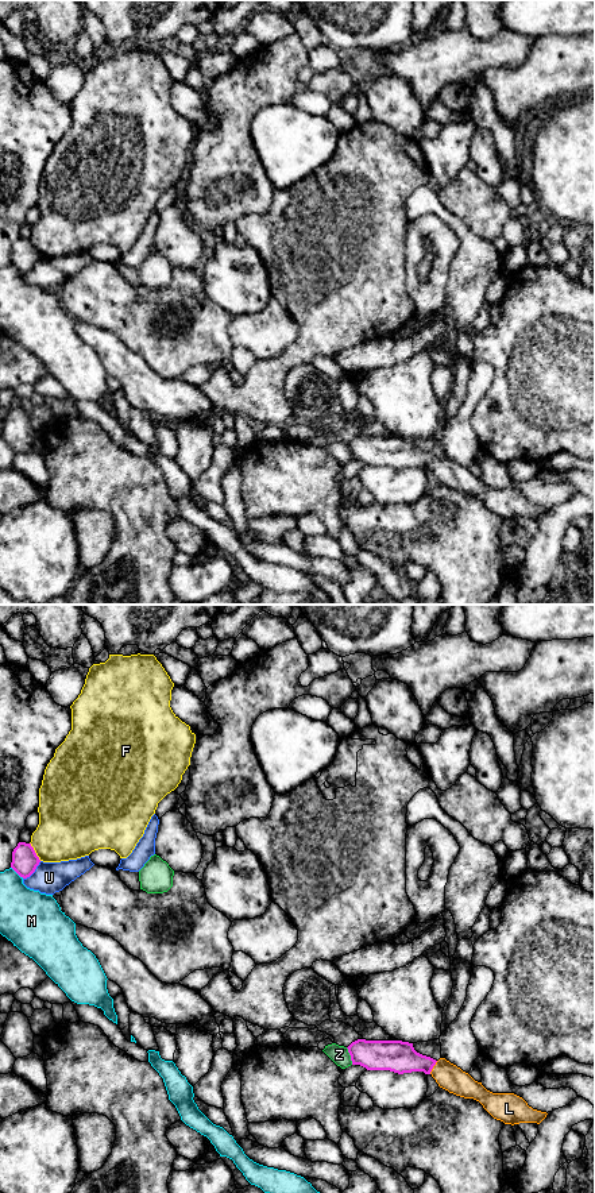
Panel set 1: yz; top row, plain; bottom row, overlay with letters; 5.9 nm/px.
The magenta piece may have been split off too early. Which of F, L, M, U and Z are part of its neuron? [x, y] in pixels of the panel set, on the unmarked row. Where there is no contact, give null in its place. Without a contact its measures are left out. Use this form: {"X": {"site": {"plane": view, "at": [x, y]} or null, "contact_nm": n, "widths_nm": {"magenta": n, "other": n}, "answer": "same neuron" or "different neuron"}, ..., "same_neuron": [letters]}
{"F": {"site": {"plane": "yz", "at": [34, 247]}, "contact_nm": 130, "widths_nm": {"magenta": 160, "other": 360}, "answer": "different neuron"}, "L": {"site": {"plane": "yz", "at": [432, 463]}, "contact_nm": 90, "widths_nm": {"magenta": 190, "other": 160}, "answer": "same neuron"}, "M": {"site": {"plane": "yz", "at": [18, 269]}, "contact_nm": 100, "widths_nm": {"magenta": 160, "other": 300}, "answer": "different neuron"}, "U": {"site": {"plane": "yz", "at": [33, 267]}, "contact_nm": 160, "widths_nm": {"magenta": 160, "other": 190}, "answer": "different neuron"}, "Z": {"site": {"plane": "yz", "at": [350, 450]}, "contact_nm": 110, "widths_nm": {"magenta": 180, "other": 110}, "answer": "different neuron"}, "same_neuron": ["L"]}

